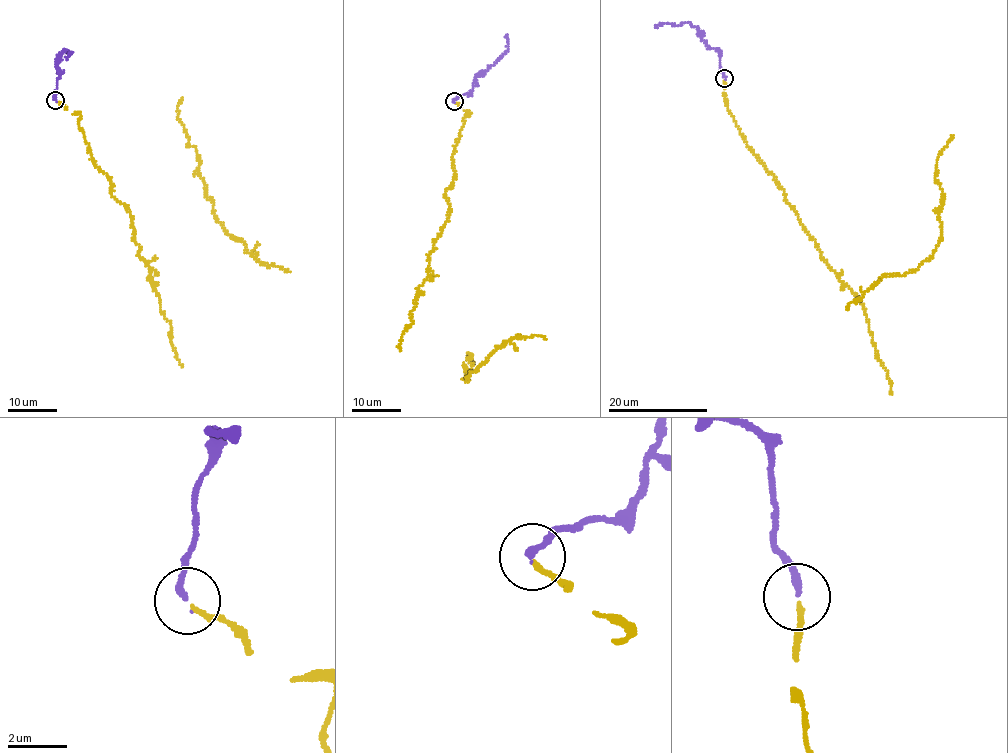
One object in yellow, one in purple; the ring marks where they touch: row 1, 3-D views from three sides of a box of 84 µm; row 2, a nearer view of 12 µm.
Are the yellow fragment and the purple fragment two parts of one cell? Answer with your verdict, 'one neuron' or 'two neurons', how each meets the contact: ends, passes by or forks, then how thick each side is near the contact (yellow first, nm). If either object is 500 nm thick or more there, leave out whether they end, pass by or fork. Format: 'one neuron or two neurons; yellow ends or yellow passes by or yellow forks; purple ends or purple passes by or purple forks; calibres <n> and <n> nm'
one neuron; yellow ends; purple ends; calibres 160 and 200 nm

